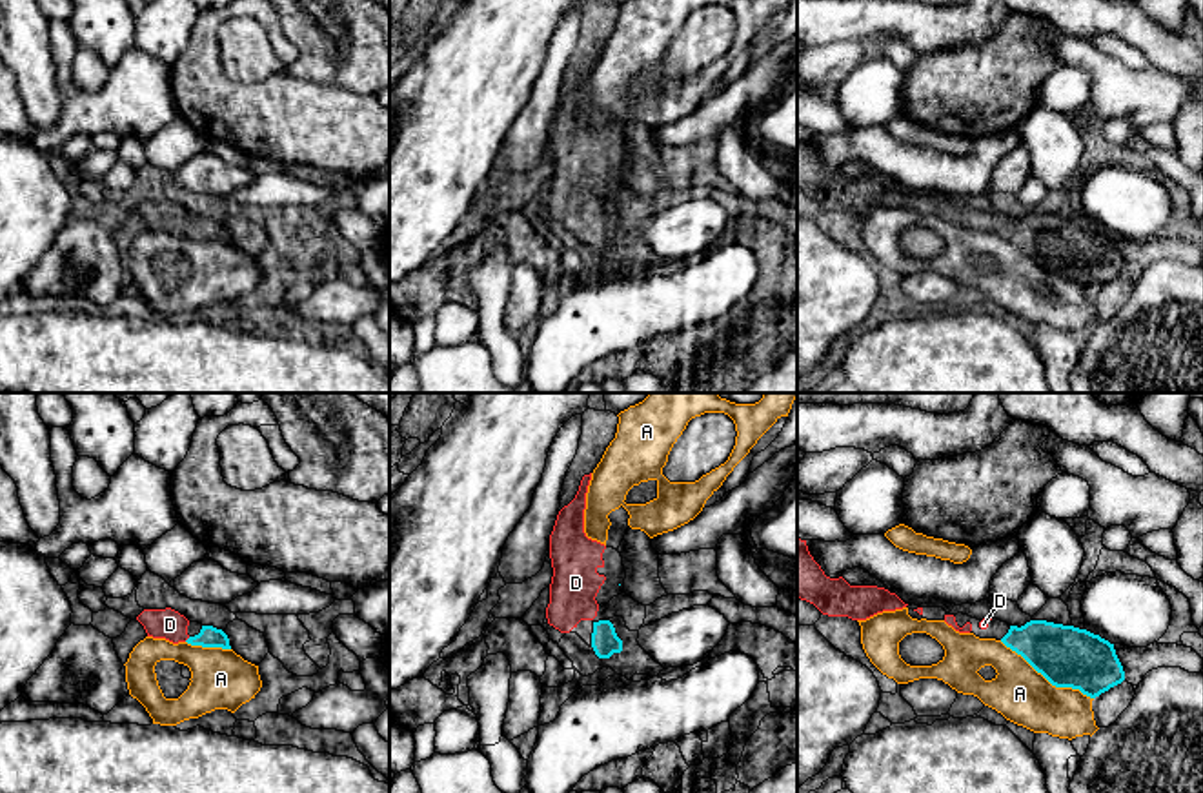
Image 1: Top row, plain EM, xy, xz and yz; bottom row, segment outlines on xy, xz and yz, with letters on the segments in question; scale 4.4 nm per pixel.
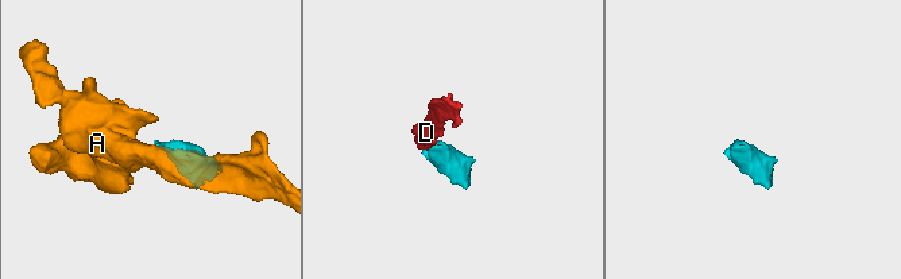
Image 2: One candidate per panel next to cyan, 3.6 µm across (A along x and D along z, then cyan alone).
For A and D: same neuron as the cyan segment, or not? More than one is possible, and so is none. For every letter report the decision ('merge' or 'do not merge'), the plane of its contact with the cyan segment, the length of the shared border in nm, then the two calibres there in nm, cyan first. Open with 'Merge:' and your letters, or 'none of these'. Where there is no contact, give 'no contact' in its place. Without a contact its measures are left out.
Merge: D
A: do not merge; contact in yz; length 480 nm; calibres 280 and 240 nm
D: merge; contact in xy; length 40 nm; calibres 100 and 140 nm

